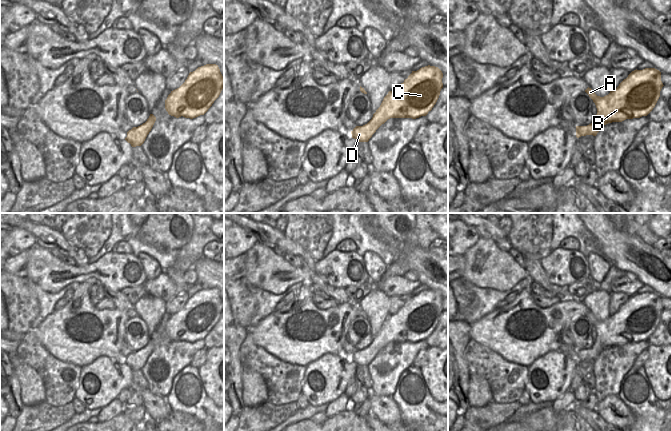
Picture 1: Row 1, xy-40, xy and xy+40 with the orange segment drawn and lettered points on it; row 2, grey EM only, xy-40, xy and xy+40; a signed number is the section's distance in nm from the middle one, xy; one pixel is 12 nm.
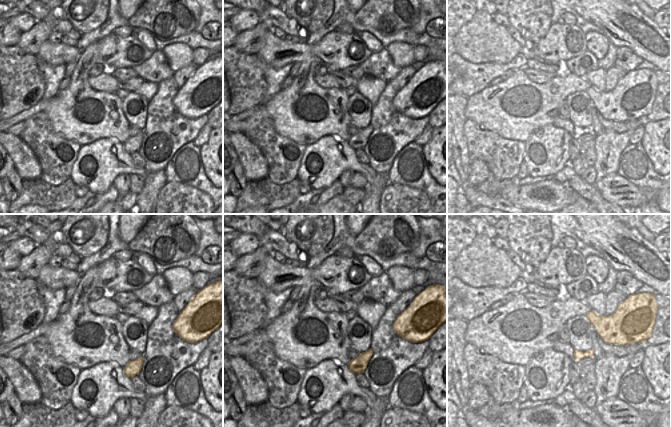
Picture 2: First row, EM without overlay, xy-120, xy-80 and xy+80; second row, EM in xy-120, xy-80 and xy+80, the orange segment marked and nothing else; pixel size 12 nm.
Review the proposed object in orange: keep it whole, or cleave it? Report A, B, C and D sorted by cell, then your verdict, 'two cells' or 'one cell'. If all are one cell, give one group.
groups A B C D; one cell

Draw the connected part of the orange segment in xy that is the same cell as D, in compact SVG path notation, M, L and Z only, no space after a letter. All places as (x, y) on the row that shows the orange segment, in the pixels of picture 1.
M425 66L412 71L407 79L384 97L372 119L363 126L356 126L352 138L368 142L376 130L390 118L416 119L426 116L436 104L443 88L443 73L435 66Z

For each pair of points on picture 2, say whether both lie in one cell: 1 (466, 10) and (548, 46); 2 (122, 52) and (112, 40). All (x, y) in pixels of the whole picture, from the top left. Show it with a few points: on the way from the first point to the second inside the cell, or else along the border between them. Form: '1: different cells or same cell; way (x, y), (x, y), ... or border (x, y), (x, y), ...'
1: different cells; border (476, 10), (473, 17), (459, 31)
2: same cell; way (119, 49), (113, 43)

